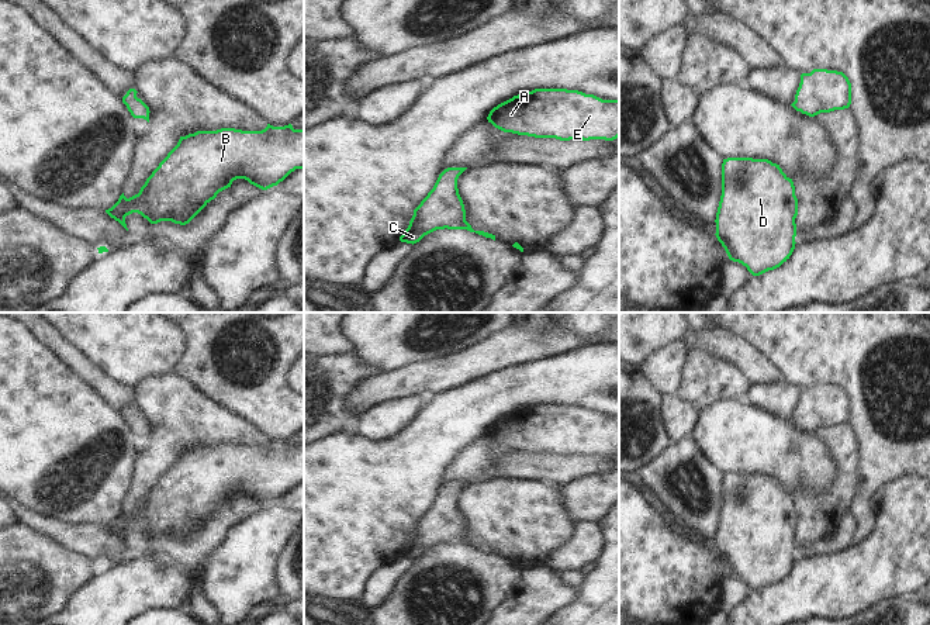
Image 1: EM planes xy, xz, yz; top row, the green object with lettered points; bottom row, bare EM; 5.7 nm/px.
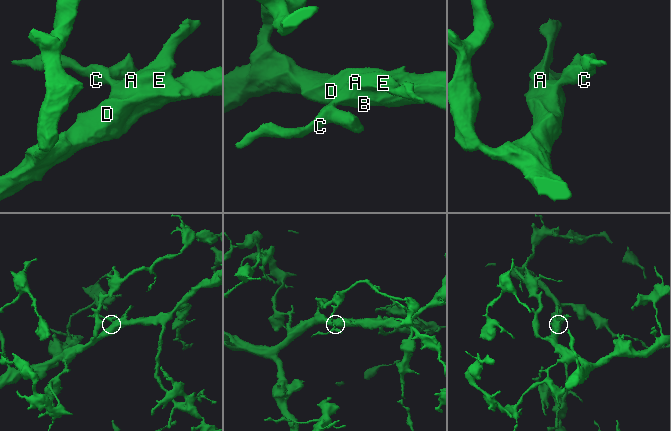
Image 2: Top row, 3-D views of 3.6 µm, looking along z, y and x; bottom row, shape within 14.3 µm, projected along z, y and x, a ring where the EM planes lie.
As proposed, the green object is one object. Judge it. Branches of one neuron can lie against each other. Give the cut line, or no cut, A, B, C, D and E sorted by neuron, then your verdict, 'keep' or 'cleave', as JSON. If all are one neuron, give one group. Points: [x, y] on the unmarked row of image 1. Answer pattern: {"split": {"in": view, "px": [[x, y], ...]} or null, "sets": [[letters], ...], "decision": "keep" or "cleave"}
{"split": null, "sets": [["A", "B", "C", "D", "E"]], "decision": "keep"}

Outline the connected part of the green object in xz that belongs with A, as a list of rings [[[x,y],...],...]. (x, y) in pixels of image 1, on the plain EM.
[[[535,404],[498,419],[487,435],[504,448],[535,453],[613,456],[619,452],[619,415],[602,415],[578,405]]]

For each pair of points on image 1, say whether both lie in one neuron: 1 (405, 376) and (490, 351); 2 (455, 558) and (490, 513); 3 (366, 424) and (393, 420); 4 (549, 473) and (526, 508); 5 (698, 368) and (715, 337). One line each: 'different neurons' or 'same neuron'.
1: same neuron
2: different neurons
3: same neuron
4: different neurons
5: different neurons

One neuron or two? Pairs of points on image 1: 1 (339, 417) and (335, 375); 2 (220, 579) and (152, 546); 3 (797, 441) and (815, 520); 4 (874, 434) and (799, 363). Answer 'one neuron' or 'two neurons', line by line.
1: one neuron
2: two neurons
3: two neurons
4: one neuron

